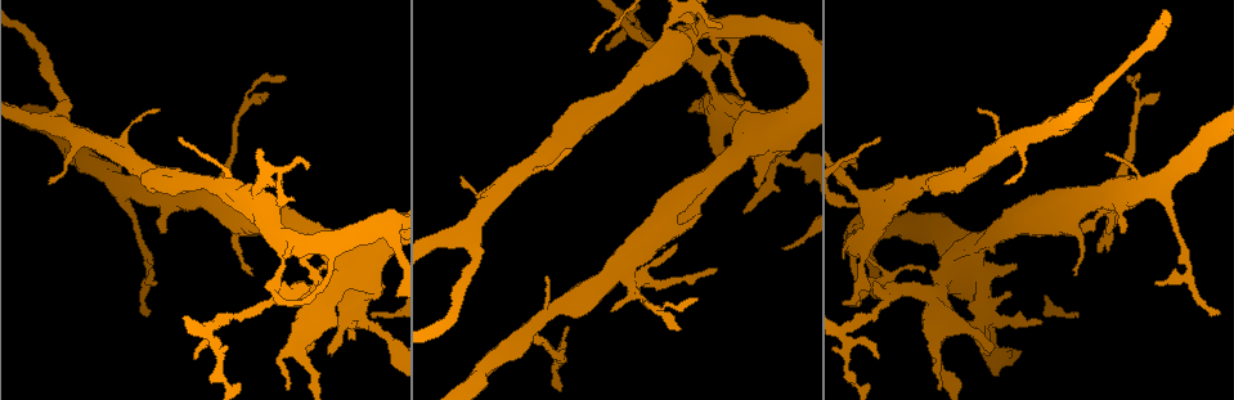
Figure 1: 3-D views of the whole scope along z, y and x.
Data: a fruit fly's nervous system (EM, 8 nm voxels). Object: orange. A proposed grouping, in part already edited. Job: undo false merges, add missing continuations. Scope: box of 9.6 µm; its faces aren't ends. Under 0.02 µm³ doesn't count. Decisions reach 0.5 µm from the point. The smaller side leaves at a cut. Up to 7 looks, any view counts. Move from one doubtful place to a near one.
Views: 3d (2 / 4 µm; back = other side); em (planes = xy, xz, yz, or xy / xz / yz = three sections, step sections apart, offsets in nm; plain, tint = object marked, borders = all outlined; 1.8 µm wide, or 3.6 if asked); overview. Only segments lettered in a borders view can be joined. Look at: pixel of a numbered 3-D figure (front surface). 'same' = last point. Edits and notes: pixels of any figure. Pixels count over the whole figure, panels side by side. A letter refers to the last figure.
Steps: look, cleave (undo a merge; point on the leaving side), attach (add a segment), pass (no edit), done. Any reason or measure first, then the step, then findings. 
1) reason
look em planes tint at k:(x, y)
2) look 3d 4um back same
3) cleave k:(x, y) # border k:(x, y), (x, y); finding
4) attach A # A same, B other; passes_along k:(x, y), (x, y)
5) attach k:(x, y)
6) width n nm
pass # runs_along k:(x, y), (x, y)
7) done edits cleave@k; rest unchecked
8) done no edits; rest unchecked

look 3d 4um at 1:(986, 355)

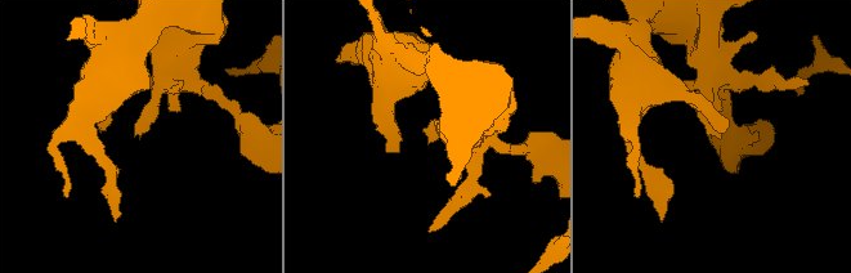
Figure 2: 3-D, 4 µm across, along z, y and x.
look em xz step 8 borders at 2:(721, 138)

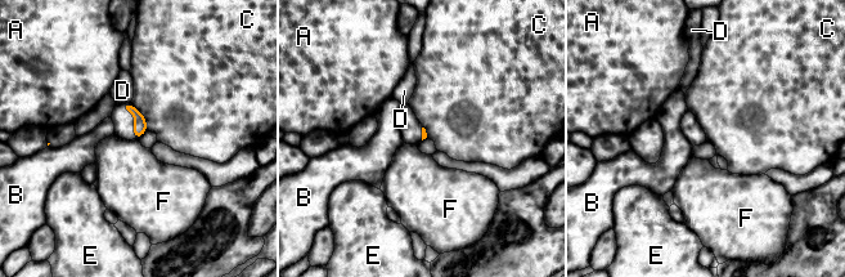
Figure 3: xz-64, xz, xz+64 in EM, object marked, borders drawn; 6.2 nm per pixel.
pass # A other, B other, C other, D other, E other, F other; no lettered segment goes on from it

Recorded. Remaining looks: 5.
sudden change in width
look em 3.6um yz step 16 borders at 1:(947, 271)

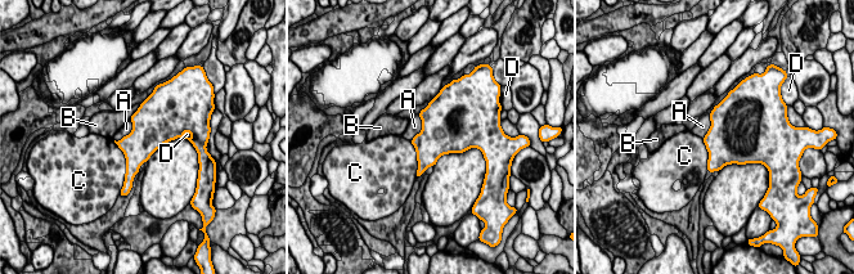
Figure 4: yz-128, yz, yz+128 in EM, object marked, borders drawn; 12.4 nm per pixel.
pass # A other, B other, C other, D other; border 4:(131, 120), (131, 130), (115, 140); one neuron here

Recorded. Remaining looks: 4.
three-way junction
look em 3.6um xy step 16 borders at 1:(1041, 212)

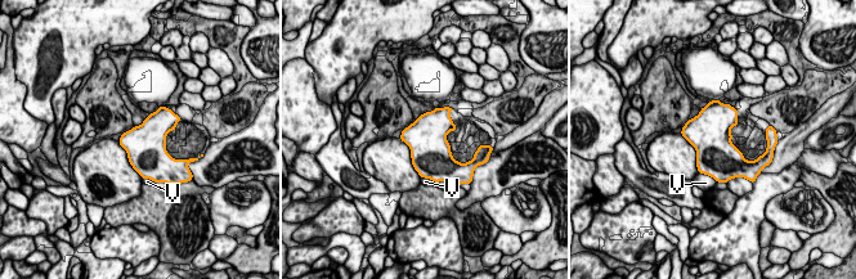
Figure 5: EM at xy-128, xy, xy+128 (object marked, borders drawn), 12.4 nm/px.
pass # V other; border 5:(699, 172), (708, 174), (717, 181); continuous, no second neuron

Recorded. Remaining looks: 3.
done no edits; rest unchecked

